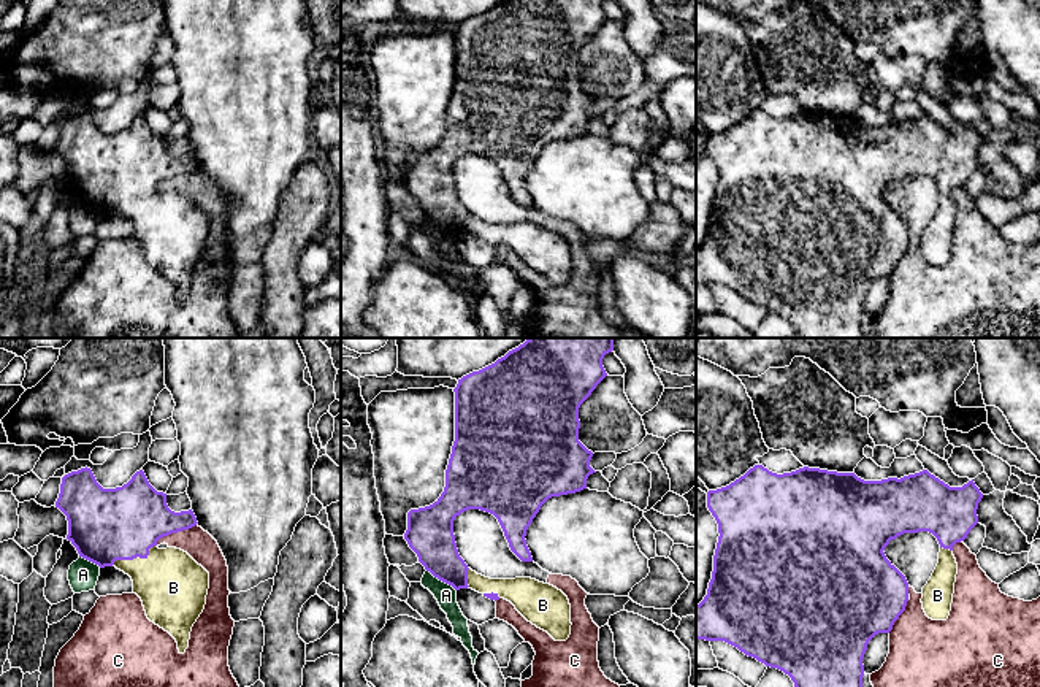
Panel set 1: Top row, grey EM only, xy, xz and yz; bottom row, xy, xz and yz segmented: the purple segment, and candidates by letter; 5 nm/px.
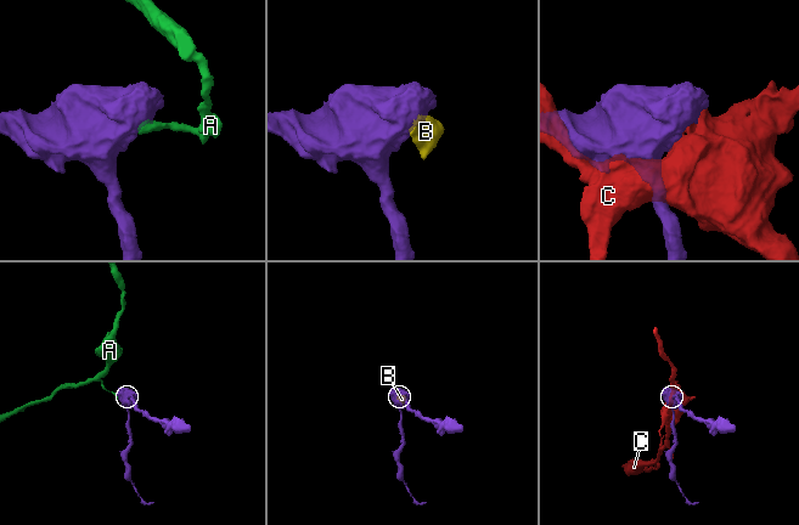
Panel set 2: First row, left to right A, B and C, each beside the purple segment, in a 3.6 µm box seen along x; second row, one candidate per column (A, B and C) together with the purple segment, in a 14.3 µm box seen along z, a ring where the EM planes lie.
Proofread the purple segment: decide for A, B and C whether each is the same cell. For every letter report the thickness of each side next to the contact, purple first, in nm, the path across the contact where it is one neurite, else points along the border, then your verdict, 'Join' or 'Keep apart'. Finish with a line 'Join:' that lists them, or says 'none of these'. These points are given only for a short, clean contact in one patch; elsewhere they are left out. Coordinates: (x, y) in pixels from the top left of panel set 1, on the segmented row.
A: Thickness 240 nm (purple) against 110 nm. Boundary: xz (427, 570), (455, 591). Keep apart
B: Thickness 360 nm (purple) against 340 nm. Path across: xy (105, 525), (135, 557), (173, 587). Join
C: Thickness 360 nm (purple) against 150 nm. Keep apart
Join: B

